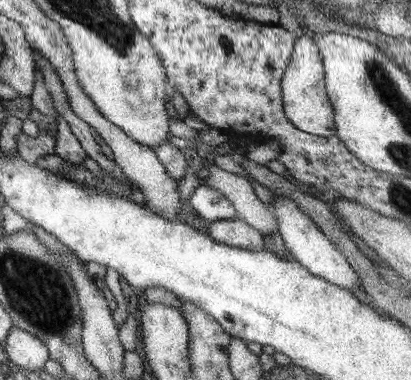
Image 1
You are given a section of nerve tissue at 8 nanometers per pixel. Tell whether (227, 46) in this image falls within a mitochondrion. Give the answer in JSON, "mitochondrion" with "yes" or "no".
{"mitochondrion":"no"}

